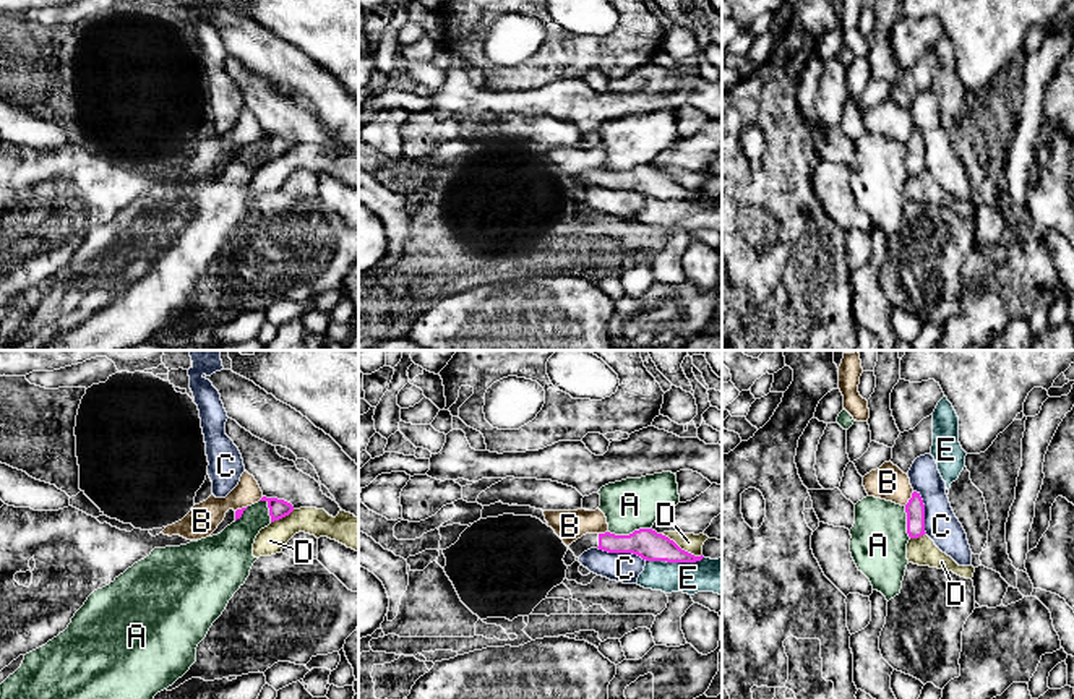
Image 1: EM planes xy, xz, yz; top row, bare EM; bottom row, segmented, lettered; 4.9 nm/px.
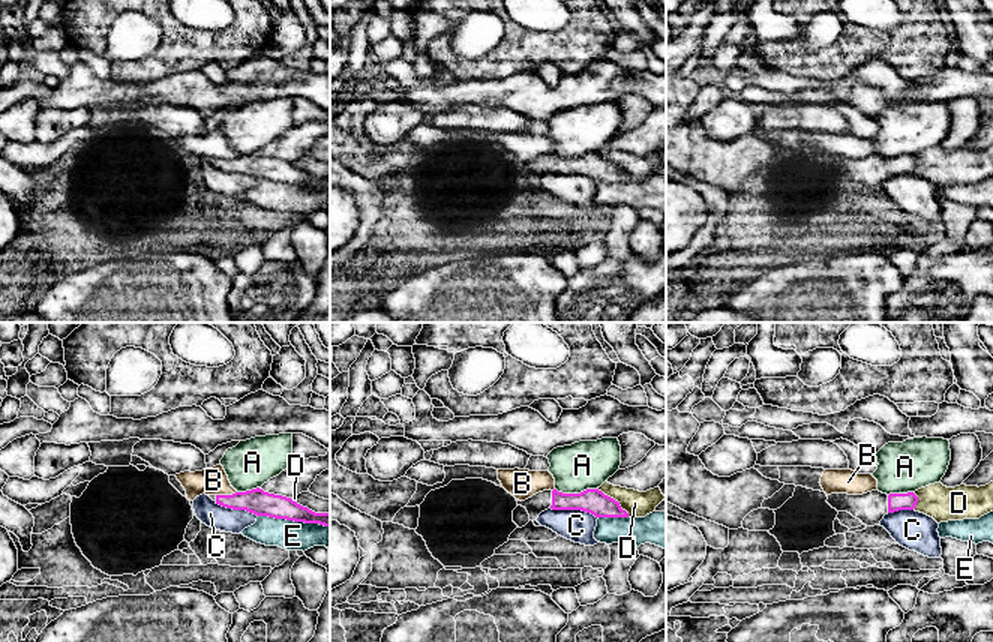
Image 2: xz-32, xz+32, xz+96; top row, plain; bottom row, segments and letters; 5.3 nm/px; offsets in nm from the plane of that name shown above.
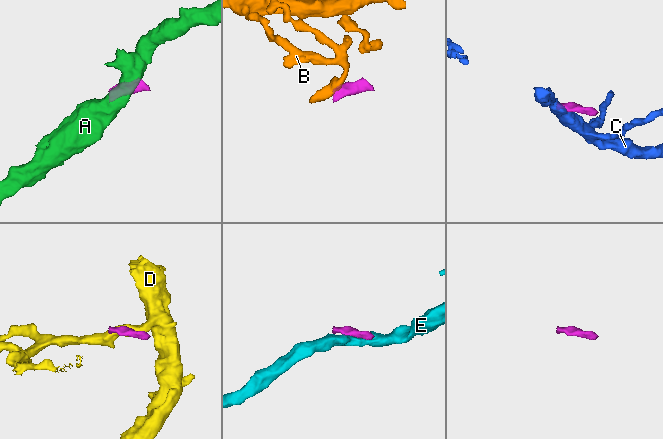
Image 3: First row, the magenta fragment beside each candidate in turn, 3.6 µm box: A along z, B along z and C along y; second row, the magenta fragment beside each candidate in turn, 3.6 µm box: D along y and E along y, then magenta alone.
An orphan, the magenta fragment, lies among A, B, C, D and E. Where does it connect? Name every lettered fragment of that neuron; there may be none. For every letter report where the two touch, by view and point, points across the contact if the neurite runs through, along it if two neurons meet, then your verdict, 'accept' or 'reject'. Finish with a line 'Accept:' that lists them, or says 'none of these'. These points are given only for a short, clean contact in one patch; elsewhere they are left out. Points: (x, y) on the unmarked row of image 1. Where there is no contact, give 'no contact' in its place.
A: xz (630, 171) | along xz (651, 164), (641, 164), (628, 171), (609, 169) | reject
B: yz (910, 135) | along yz (914, 128), (904, 141) | reject
C: xz (622, 188) | along xz (597, 184), (607, 188), (631, 188), (646, 197) | reject
D: xz (680, 185) | reject
E: xz (674, 198) | along xz (703, 193), (695, 198), (646, 198) | reject
Accept: none of these

